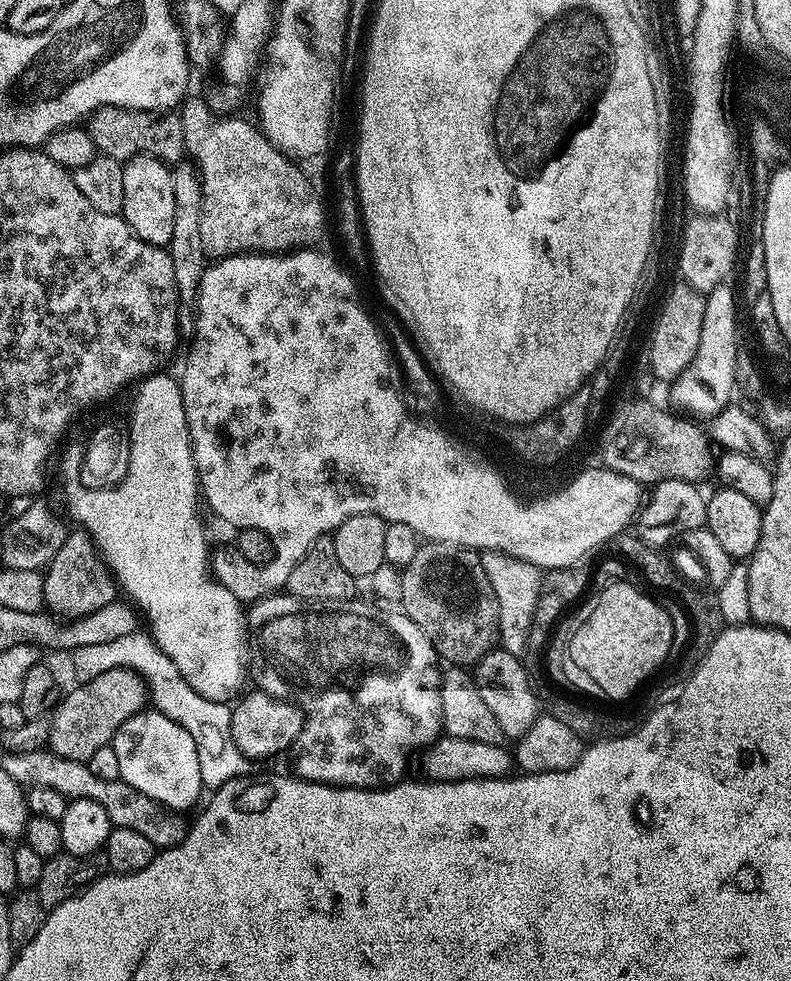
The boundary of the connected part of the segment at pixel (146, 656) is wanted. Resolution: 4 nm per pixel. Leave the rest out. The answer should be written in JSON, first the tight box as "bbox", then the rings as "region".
{"bbox":[71,630,253,790],"region":[[[137,630],[126,634],[126,638],[114,638],[114,642],[102,642],[102,646],[82,646],[71,653],[72,664],[76,667],[76,680],[83,682],[90,678],[98,678],[98,674],[106,674],[106,670],[128,668],[144,680],[150,704],[155,711],[166,714],[178,726],[182,726],[194,738],[194,746],[198,746],[198,762],[202,766],[202,782],[204,788],[215,790],[226,782],[236,780],[239,776],[247,776],[253,771],[253,761],[244,756],[238,746],[234,746],[232,737],[232,708],[219,700],[202,698],[182,678],[178,666],[170,662],[168,655],[159,647],[156,640],[147,631]]]}

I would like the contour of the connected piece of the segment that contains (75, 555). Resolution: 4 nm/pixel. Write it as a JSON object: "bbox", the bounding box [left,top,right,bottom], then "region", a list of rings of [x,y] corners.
{"bbox":[44,530,118,618],"region":[[[84,530],[69,531],[66,542],[62,542],[62,550],[54,554],[44,572],[44,602],[47,611],[61,618],[85,616],[98,610],[98,606],[106,606],[117,596],[118,585],[99,553],[96,541]]]}

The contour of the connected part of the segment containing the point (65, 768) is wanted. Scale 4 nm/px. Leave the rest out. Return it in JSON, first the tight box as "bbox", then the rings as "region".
{"bbox":[2,750,190,850],"region":[[[41,750],[39,752],[27,752],[18,754],[16,752],[7,753],[3,757],[2,766],[14,782],[22,786],[33,788],[34,786],[50,786],[58,790],[58,794],[67,796],[69,800],[81,800],[90,798],[90,802],[98,802],[102,810],[106,810],[106,818],[110,818],[113,828],[125,828],[135,830],[145,838],[150,838],[150,842],[157,850],[175,848],[186,838],[190,827],[189,821],[183,820],[179,811],[159,804],[154,798],[146,798],[134,786],[130,786],[125,780],[107,780],[106,778],[94,778],[90,774],[87,763],[83,760],[71,760],[62,758],[57,752],[51,750]]]}

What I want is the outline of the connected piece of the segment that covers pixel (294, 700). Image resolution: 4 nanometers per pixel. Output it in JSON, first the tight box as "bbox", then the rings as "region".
{"bbox":[246,594,444,790],"region":[[[277,594],[265,596],[263,600],[255,601],[247,609],[246,623],[250,633],[250,676],[251,679],[252,676],[256,679],[255,687],[261,692],[270,694],[276,700],[286,700],[289,704],[296,705],[304,714],[304,729],[298,734],[294,745],[294,753],[296,752],[294,772],[301,780],[313,780],[316,784],[335,784],[338,788],[377,790],[401,783],[405,779],[404,771],[408,768],[408,759],[419,748],[421,750],[431,748],[444,732],[442,690],[440,689],[442,668],[438,663],[436,647],[432,645],[428,635],[404,611],[372,604],[363,604],[360,598],[309,602],[300,600],[296,596]]]}

